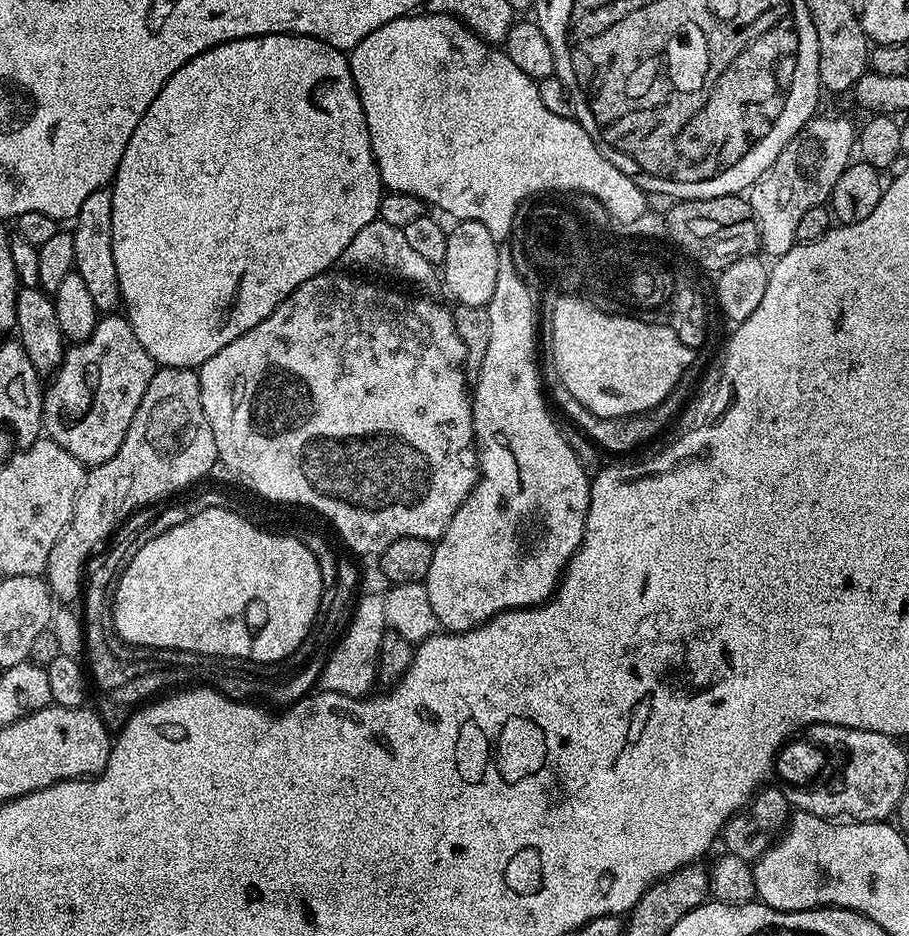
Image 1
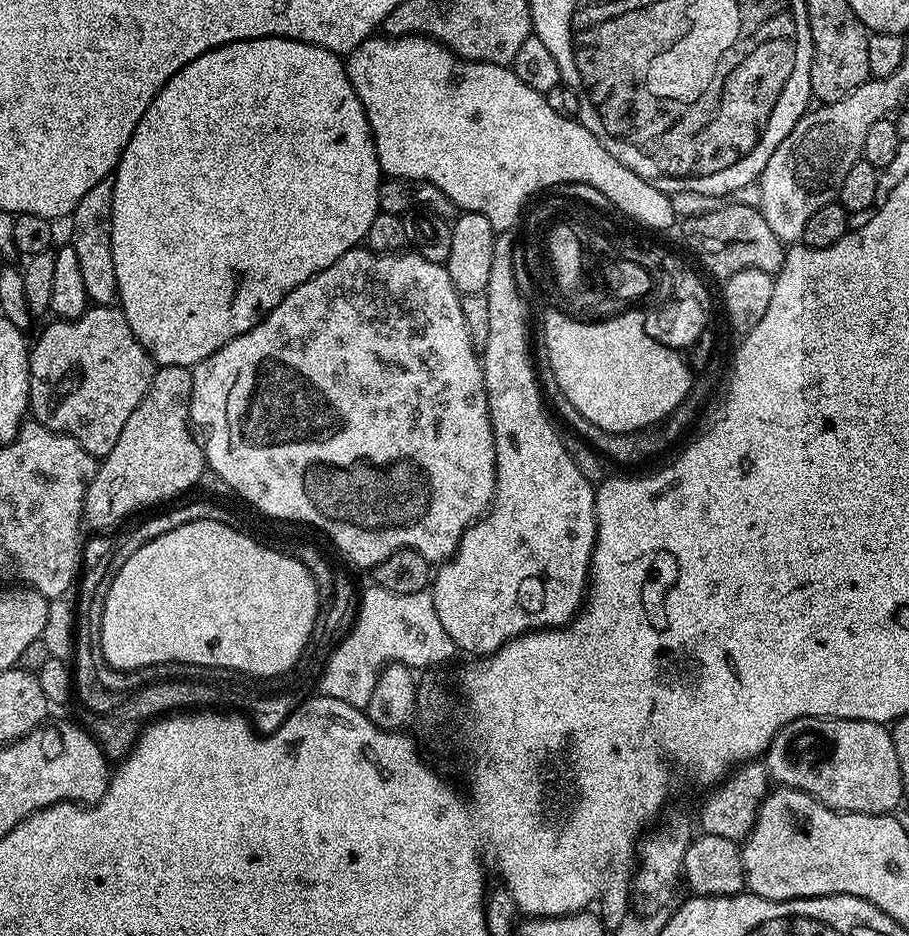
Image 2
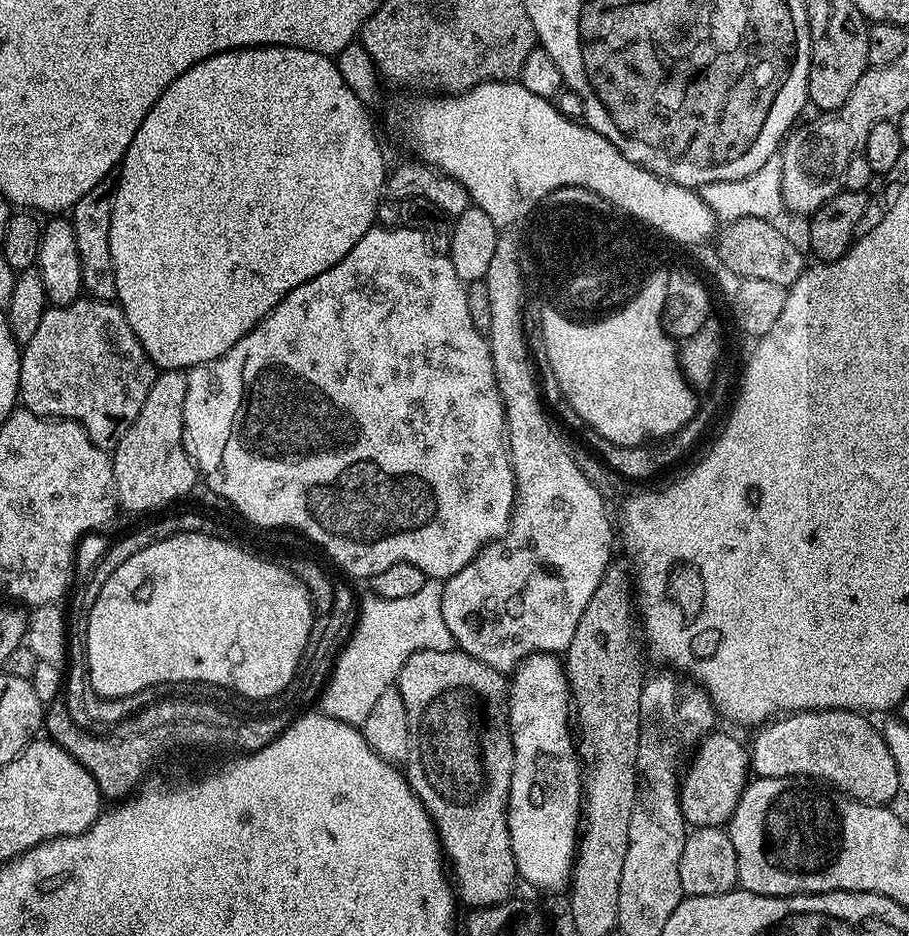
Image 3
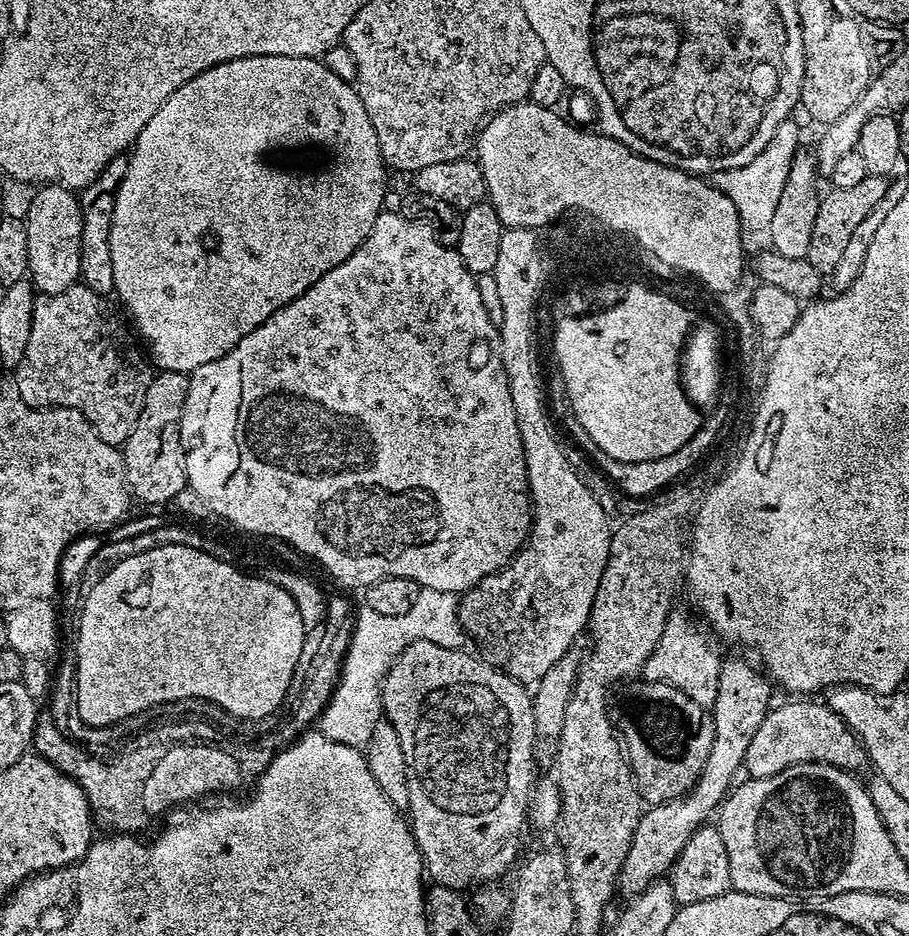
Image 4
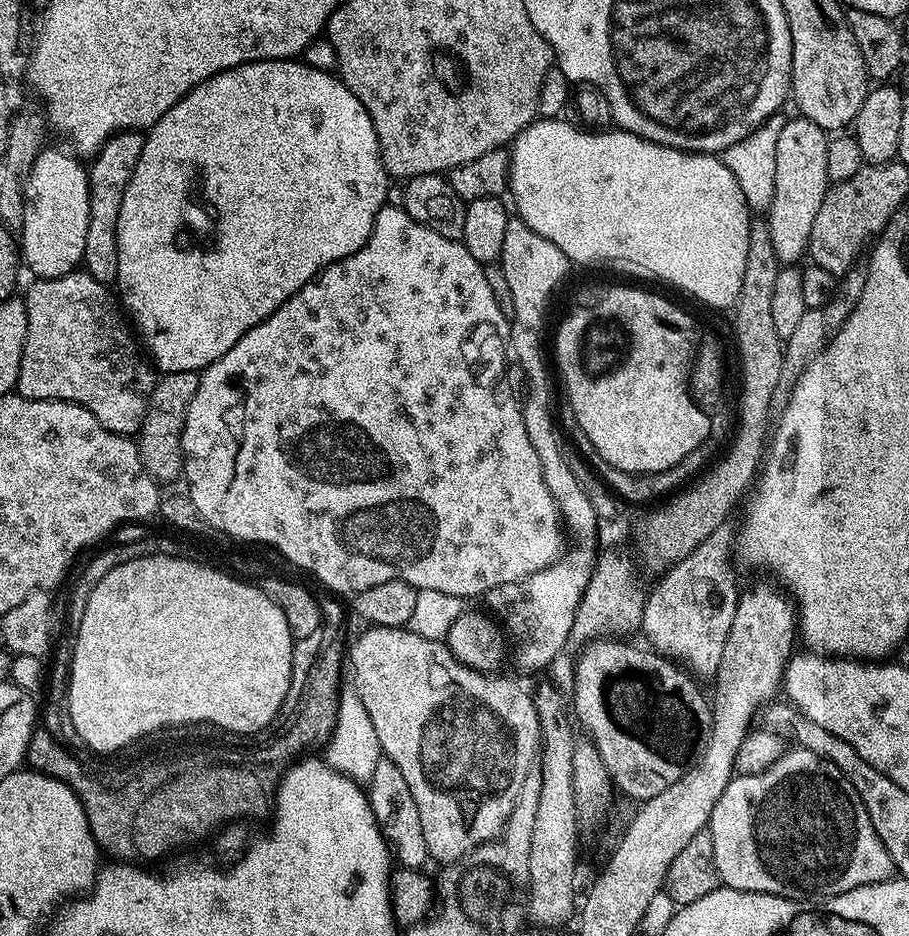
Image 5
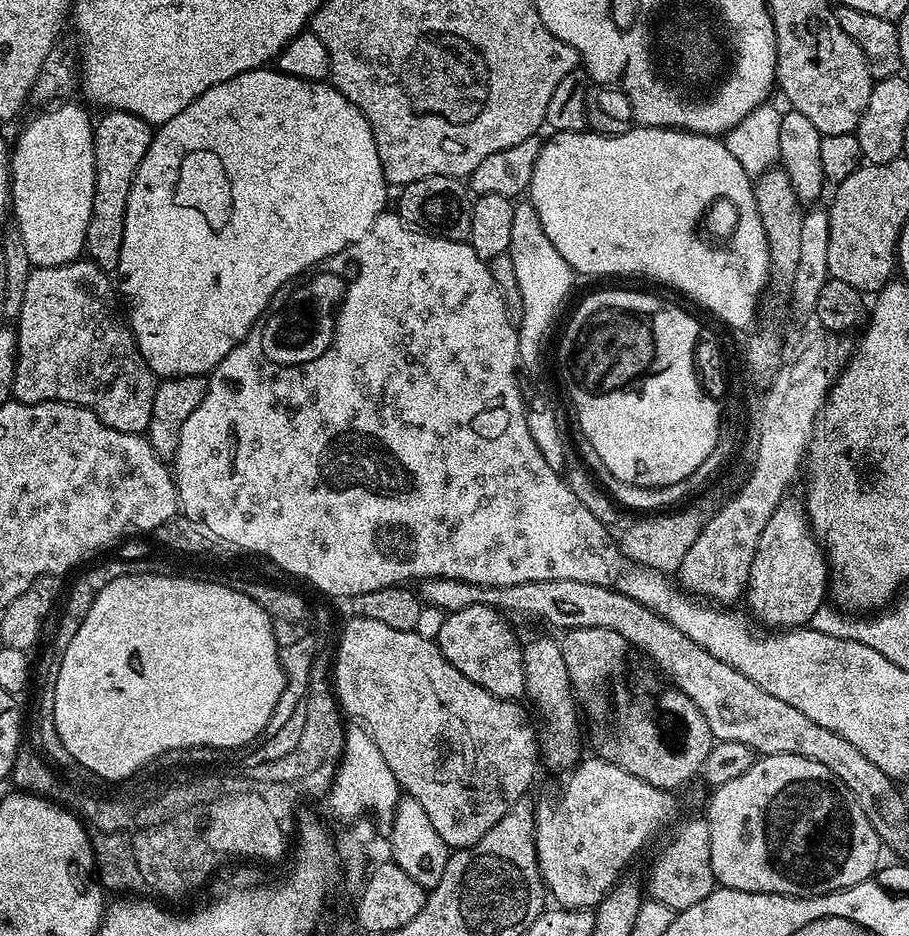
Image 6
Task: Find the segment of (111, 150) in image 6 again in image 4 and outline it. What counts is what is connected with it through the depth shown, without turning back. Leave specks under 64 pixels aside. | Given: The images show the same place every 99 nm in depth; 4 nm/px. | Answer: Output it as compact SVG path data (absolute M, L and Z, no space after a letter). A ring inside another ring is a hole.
M115 156L79 193L80 209L82 210L82 254L80 255L80 280L90 290L107 297L114 289L114 262L110 262L110 222L114 214L114 202L120 189L122 178L126 178L128 156Z

